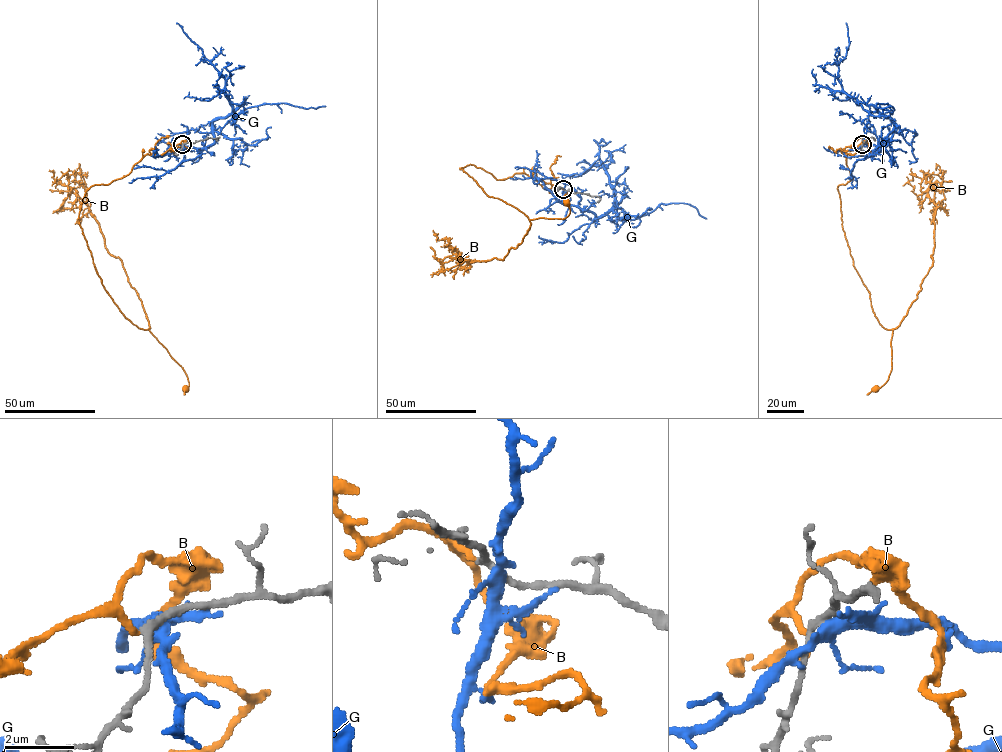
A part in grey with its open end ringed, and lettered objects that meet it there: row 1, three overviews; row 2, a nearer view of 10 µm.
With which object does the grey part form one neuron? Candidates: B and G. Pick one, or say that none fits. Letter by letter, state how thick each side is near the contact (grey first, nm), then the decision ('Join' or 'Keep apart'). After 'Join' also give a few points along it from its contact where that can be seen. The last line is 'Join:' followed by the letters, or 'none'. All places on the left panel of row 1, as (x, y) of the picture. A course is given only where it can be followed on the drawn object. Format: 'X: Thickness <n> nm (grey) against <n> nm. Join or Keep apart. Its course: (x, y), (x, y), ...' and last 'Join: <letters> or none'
B: Thickness 190 nm (grey) against 180 nm. Keep apart
G: Thickness 200 nm (grey) against 280 nm. Keep apart
Join: none

